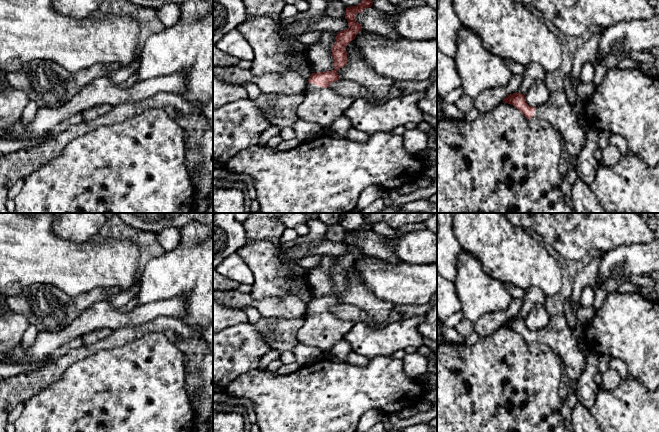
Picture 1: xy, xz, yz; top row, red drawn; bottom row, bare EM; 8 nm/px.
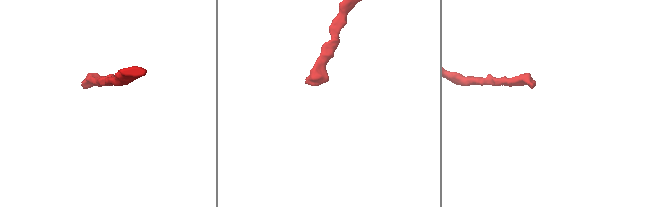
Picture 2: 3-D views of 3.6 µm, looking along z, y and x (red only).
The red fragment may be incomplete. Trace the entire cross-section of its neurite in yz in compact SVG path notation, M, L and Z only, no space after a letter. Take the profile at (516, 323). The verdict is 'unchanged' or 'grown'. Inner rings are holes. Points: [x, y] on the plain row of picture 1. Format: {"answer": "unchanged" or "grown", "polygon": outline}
{"answer": "grown", "polygon": "M565 314L552 315L548 325L541 330L529 330L525 318L515 316L504 322L517 332L526 342L538 342L547 345L562 361L569 380L577 381L586 367L587 350L581 350L573 337Z"}

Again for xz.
{"answer": "grown", "polygon": "M367 213L362 225L357 230L346 232L345 242L349 252L337 256L336 265L332 271L332 281L334 283L334 294L326 296L312 297L308 306L309 311L305 317L304 325L297 332L299 343L328 351L336 343L344 340L345 335L355 325L351 321L337 319L329 309L340 304L337 294L343 292L347 286L346 270L356 262L358 256L362 254L361 248L355 244L357 237L372 230Z"}

